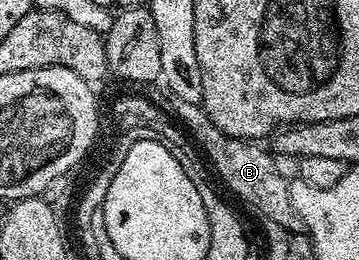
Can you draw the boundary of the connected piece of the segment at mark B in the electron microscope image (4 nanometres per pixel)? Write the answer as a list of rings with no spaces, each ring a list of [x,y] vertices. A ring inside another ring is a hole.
[[[174,98],[170,103],[172,108],[170,108],[170,111],[173,113],[174,119],[186,129],[194,143],[196,140],[203,147],[203,152],[211,159],[211,164],[215,167],[216,174],[223,179],[224,186],[237,199],[244,200],[253,211],[260,212],[264,221],[275,222],[278,226],[283,226],[285,230],[304,231],[303,223],[297,214],[297,210],[293,210],[288,177],[285,178],[279,173],[279,168],[275,165],[276,157],[266,147],[260,146],[255,142],[237,140],[234,136],[225,135],[207,117],[202,104],[185,102],[182,98]]]

